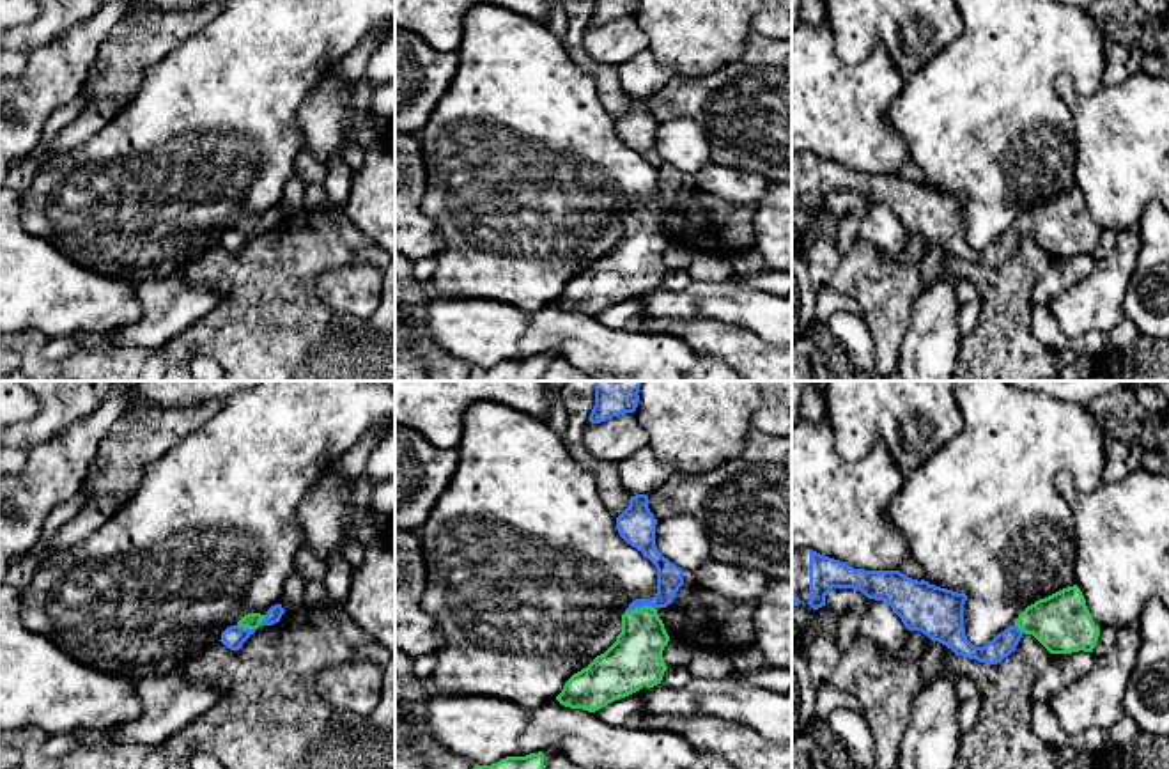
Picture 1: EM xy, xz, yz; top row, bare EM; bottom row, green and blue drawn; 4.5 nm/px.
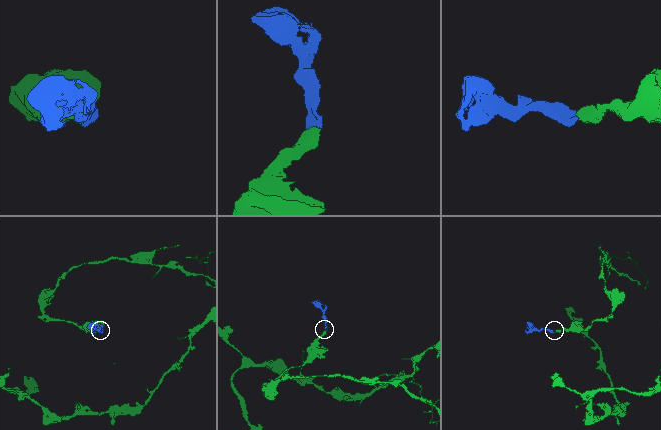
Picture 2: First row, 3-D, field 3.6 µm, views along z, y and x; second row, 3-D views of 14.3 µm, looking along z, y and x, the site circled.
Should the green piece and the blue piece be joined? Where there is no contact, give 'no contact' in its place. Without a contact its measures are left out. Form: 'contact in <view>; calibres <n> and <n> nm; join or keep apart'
contact in xz; calibres 240 and 110 nm; join

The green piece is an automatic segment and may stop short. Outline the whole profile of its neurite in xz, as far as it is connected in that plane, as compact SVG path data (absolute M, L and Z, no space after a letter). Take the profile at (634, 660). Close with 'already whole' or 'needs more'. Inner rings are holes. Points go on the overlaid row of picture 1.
M646 494L631 496L629 507L616 517L620 537L655 565L657 595L629 604L616 641L565 682L556 696L561 705L595 712L643 686L661 684L668 670L662 650L670 636L657 610L673 602L684 585L684 571L657 549L655 524Z | needs more

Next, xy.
M282 604L271 606L266 615L248 613L236 625L227 627L220 641L230 650L239 650L259 625L273 625L280 622L283 613Z | needs more

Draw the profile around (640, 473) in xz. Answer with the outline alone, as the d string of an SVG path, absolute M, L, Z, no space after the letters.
M646 445L620 462L620 480L631 496L648 496L657 485L664 484L671 473L673 470L659 462Z

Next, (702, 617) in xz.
M682 585L671 604L655 608L670 640L732 656L755 643L756 599L730 599Z

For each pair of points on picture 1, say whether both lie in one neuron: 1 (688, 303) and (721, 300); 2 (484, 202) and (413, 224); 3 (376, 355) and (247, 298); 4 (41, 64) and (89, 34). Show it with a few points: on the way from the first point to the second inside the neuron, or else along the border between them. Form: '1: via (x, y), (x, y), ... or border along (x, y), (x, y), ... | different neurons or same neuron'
1: via (696, 302), (712, 302) | same neuron
2: border along (425, 178), (422, 209), (443, 241), (434, 257) | different neurons
3: via (344, 355), (303, 355), (278, 330) | same neuron
4: via (54, 64), (59, 64), (77, 46) | same neuron

